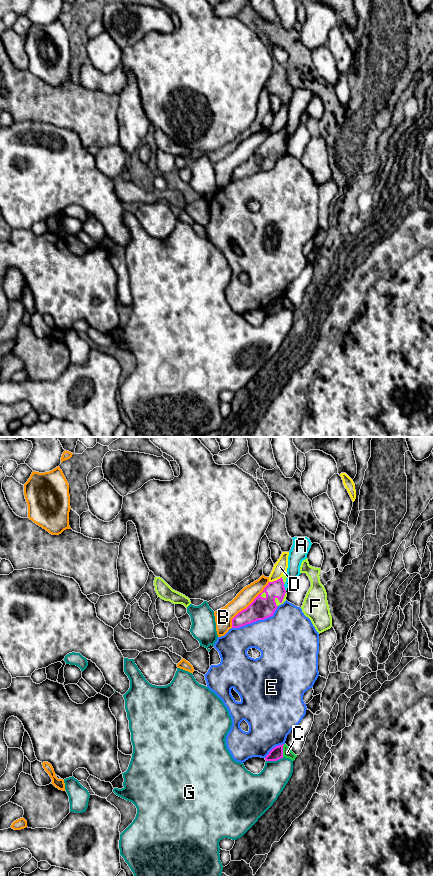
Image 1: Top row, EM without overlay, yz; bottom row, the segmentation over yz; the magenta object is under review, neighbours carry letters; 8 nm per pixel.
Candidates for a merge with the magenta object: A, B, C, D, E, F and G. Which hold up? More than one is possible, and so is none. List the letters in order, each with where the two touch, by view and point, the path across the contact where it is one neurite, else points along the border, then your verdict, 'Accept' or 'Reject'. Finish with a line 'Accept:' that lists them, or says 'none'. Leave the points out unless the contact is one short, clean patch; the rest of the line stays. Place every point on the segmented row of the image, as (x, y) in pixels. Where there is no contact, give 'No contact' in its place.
A: Touches magenta at yz (284, 587). Boundary: yz (283, 584), (286, 590). Reject
B: Touches magenta at yz (248, 606). Reject
C: Touches magenta at yz (282, 750). Boundary: yz (284, 744), (282, 756). Reject
D: Touches magenta at yz (276, 580). Reject
E: Touches magenta at yz (256, 620). Reject
F: Touches magenta at yz (279, 601). Accept
G: Touches magenta at yz (274, 760). Reject
Accept: F

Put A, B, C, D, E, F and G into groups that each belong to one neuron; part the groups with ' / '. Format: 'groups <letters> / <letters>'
groups A / B / C / D / E / F / G

